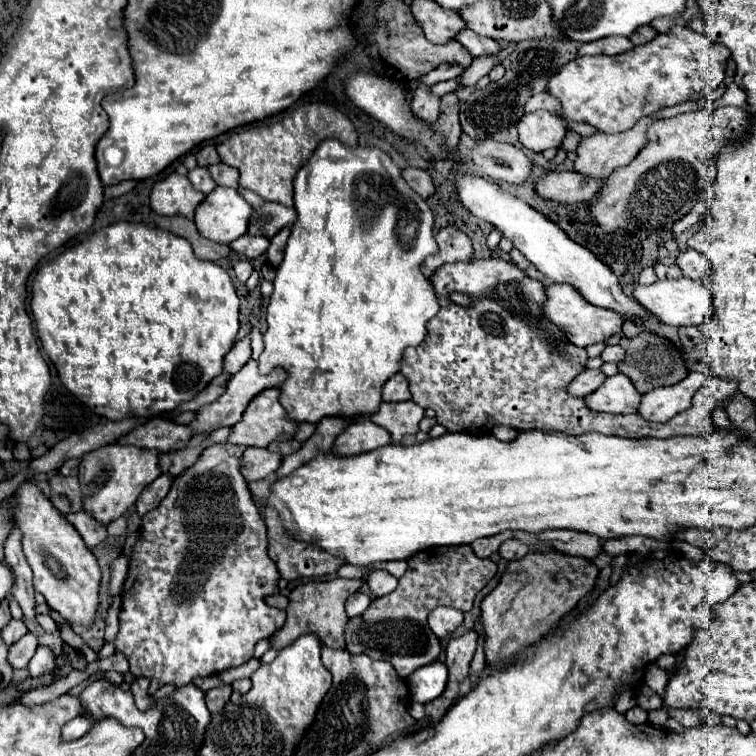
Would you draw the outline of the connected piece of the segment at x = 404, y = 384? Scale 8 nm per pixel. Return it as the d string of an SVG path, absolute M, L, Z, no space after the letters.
M395 374L383 386L383 402L401 402L401 400L411 400L409 382L403 374Z

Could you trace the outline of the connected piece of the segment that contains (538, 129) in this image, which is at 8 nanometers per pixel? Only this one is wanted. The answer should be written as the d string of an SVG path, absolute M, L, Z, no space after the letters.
M539 110L535 114L525 114L519 124L519 142L533 150L533 152L543 152L547 148L559 148L567 126L563 124L561 118L547 110Z

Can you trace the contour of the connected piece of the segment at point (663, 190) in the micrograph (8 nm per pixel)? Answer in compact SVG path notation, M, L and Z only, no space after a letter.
M723 106L707 114L705 110L655 120L649 128L649 144L627 164L605 178L601 192L589 208L589 216L605 234L617 230L649 228L659 230L681 220L711 188L715 178L715 156L727 140L745 136L745 108Z

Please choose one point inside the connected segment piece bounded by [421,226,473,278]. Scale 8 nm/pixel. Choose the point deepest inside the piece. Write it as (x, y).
(454, 246)

